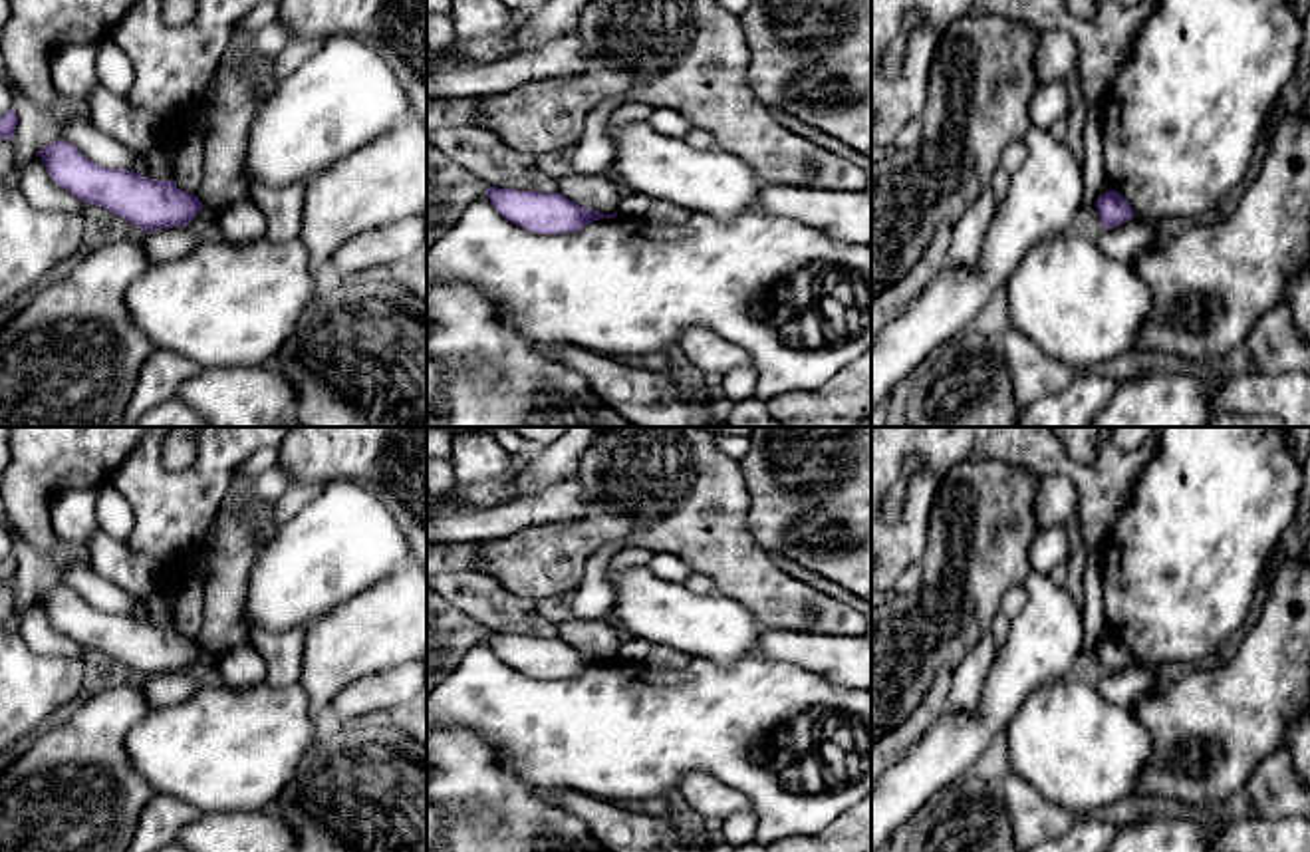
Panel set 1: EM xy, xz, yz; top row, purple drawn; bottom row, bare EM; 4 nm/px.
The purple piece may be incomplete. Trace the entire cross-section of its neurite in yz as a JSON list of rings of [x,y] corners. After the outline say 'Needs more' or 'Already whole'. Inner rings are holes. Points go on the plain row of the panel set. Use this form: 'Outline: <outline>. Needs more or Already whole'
Outline: [[[1114,634],[1100,639],[1096,651],[1106,673],[1119,671],[1135,661],[1129,647]]]. Already whole

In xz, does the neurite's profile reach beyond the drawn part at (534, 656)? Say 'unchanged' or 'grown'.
unchanged

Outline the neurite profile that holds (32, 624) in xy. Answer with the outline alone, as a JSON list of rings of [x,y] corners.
[[[40,600],[18,612],[14,628],[32,653],[62,657],[81,657],[83,653],[79,643],[52,626]]]

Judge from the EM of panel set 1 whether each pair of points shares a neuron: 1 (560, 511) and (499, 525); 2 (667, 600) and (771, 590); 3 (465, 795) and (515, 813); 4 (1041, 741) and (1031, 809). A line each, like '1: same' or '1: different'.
1: same
2: different
3: same
4: different

